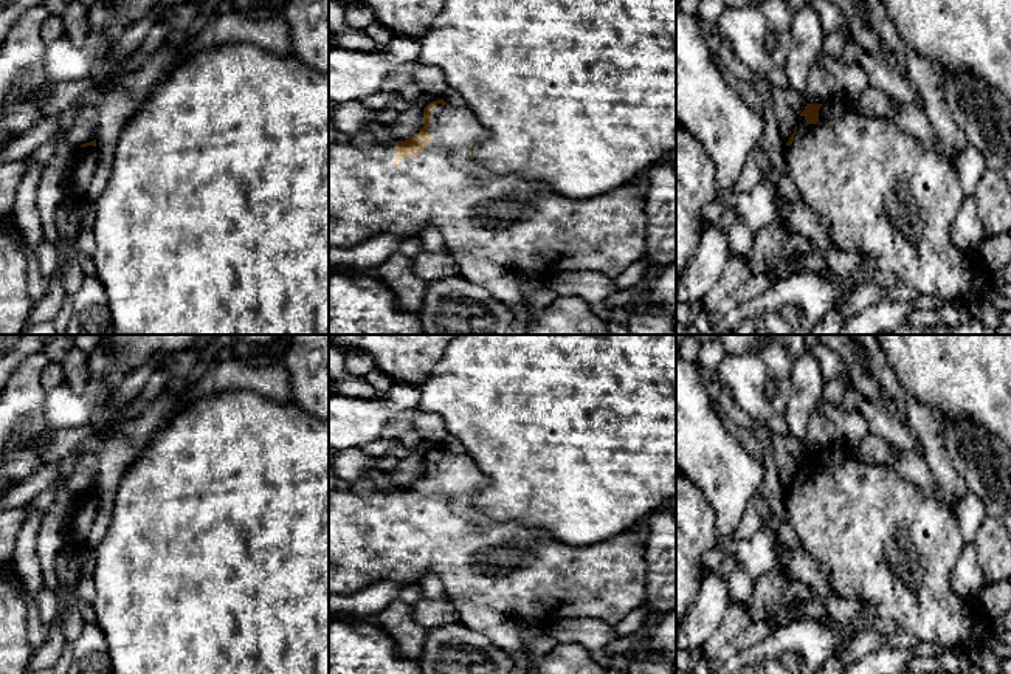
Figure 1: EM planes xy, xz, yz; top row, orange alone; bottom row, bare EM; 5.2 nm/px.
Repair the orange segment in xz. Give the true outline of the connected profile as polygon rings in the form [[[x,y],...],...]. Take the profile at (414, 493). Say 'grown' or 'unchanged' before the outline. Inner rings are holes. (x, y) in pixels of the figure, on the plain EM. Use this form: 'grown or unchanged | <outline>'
grown | [[[443,446],[433,448],[423,456],[423,474],[419,480],[405,488],[377,490],[369,497],[361,497],[352,491],[335,491],[329,496],[329,595],[354,595],[374,583],[392,581],[402,587],[419,584],[426,572],[433,572],[442,579],[447,600],[465,600],[476,606],[487,606],[512,618],[523,618],[532,624],[549,626],[564,618],[594,618],[609,624],[617,624],[630,612],[645,603],[647,595],[647,561],[645,544],[637,539],[636,528],[614,536],[609,541],[592,545],[568,545],[554,538],[547,530],[530,528],[515,521],[495,521],[474,507],[473,497],[488,483],[488,477],[479,469],[467,452],[448,452]]]

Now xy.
grown | [[[96,487],[85,490],[78,496],[67,528],[67,542],[82,553],[85,553],[85,539],[95,522],[98,510],[99,497],[96,496]]]

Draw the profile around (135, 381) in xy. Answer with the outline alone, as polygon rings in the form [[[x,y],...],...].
[[[155,353],[149,361],[140,364],[133,369],[126,380],[119,384],[118,392],[113,395],[113,406],[122,407],[127,400],[140,394],[150,377],[158,370],[158,367],[166,361],[166,356]]]

